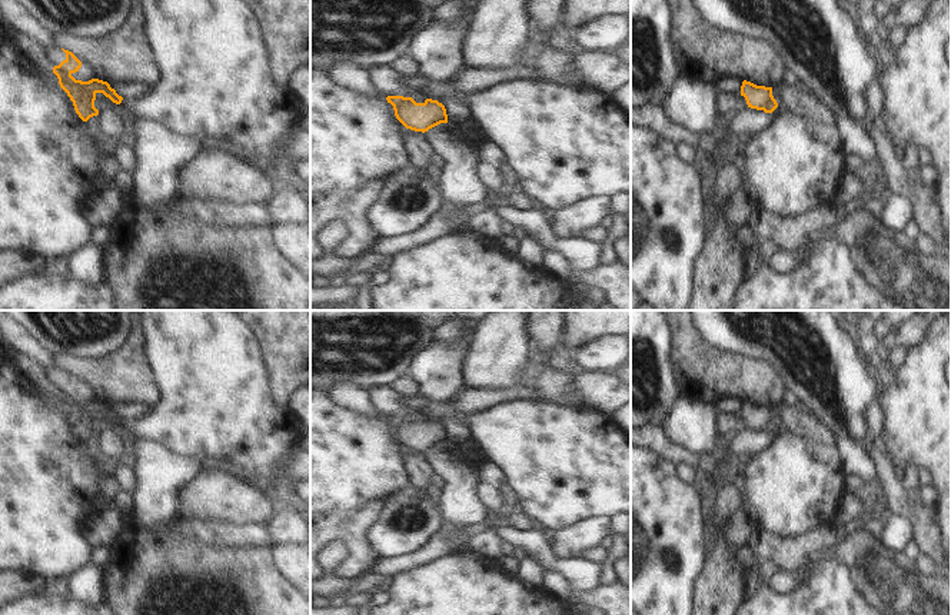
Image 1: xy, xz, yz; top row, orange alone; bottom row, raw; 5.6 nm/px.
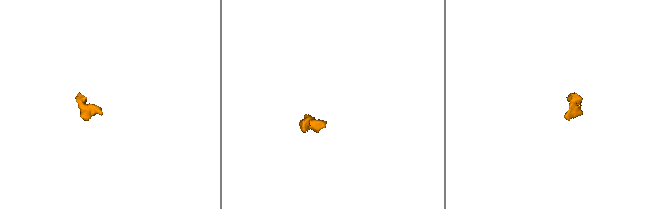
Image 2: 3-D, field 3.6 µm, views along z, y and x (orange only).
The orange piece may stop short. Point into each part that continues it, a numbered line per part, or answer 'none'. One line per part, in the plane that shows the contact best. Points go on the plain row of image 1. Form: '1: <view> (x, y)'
1: xy (100, 422)

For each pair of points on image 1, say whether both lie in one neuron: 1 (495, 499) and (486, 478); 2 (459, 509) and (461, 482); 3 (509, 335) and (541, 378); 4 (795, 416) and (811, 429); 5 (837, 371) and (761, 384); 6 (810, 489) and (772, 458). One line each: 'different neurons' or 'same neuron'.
1: same neuron
2: same neuron
3: different neurons
4: same neuron
5: different neurons
6: same neuron

